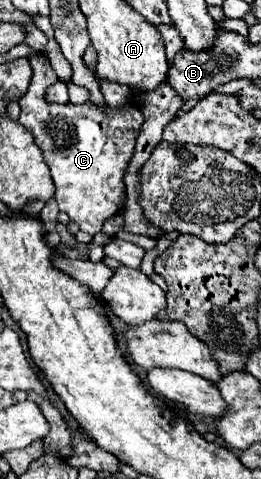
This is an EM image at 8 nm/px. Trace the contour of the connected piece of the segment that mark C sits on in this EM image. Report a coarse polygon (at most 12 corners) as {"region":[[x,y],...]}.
{"region":[[30,57],[20,123],[60,211],[96,235],[122,209],[144,115],[136,103],[44,99],[58,81]]}

